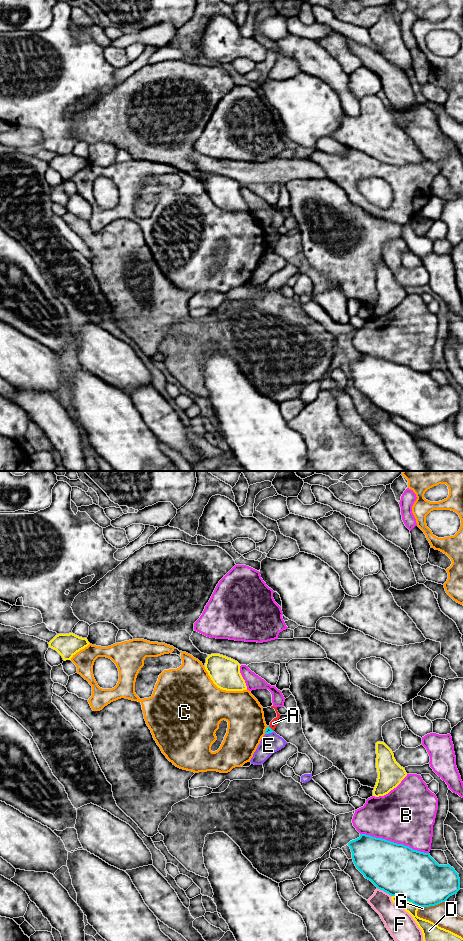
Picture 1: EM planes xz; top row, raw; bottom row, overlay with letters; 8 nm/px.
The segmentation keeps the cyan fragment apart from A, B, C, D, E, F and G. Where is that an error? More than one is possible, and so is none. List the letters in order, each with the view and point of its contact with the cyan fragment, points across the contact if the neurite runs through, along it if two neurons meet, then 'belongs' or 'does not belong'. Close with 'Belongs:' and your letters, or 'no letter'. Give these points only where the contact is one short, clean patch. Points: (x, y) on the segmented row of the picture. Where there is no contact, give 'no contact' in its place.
A: meets cyan in xz at (271, 729); border along xz (268, 726), (273, 731); does not belong
B: meets cyan in xz at (393, 842); does not belong
C: meets cyan in xz at (265, 730); does not belong
D: meets cyan in xz at (405, 898); does not belong
E: meets cyan in xz at (269, 732); does not belong
F: meets cyan in xz at (384, 891); does not belong
G: meets cyan in xz at (432, 905); does not belong
Belongs: no letter

